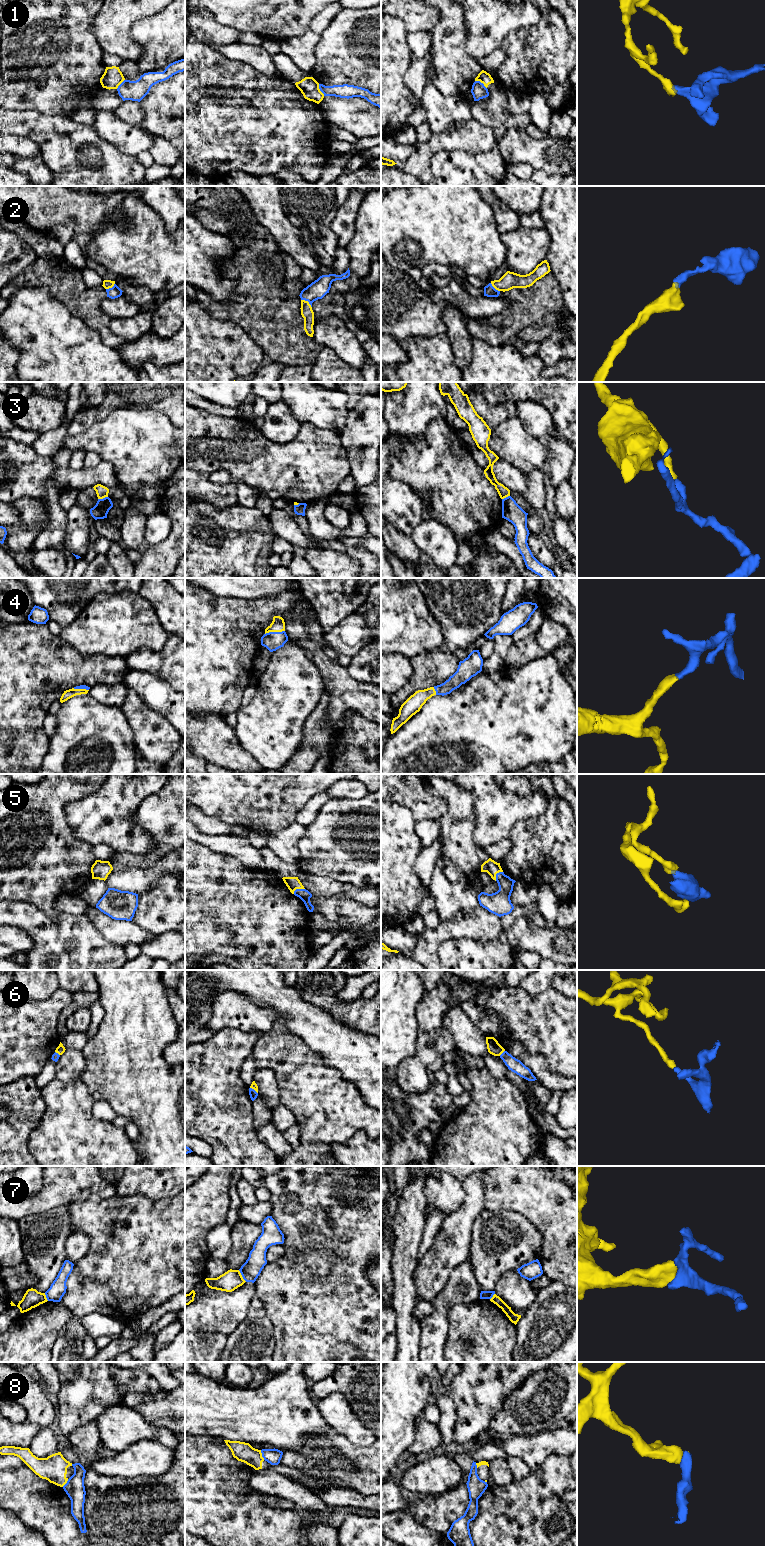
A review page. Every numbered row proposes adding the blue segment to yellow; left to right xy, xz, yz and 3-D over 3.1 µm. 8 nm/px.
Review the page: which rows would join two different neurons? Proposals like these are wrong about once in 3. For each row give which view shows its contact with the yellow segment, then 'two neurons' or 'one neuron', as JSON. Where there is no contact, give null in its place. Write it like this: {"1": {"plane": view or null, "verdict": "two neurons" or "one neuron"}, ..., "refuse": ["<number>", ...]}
{"1": {"plane": "yz", "verdict": "two neurons"}, "2": {"plane": "xz", "verdict": "one neuron"}, "3": {"plane": "xy", "verdict": "two neurons"}, "4": {"plane": "xz", "verdict": "one neuron"}, "5": {"plane": "xz", "verdict": "one neuron"}, "6": {"plane": "yz", "verdict": "one neuron"}, "7": {"plane": "xz", "verdict": "two neurons"}, "8": {"plane": "xz", "verdict": "two neurons"}, "refuse": ["1", "3", "7", "8"]}

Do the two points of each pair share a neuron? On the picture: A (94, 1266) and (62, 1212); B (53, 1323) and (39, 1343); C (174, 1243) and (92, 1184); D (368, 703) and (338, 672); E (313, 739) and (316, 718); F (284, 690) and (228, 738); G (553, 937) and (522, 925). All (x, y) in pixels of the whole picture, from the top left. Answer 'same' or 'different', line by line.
A: different
B: same
C: different
D: same
E: same
F: different
G: same

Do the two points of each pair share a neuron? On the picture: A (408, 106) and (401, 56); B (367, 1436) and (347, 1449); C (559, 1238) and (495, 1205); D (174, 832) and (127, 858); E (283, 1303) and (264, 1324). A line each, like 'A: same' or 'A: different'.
A: same
B: different
C: same
D: same
E: different

